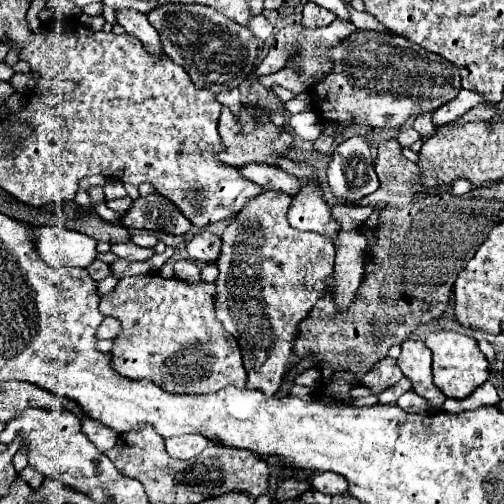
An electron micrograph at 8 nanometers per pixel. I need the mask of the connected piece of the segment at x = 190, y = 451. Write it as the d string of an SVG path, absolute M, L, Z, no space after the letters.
M184 434L176 438L166 438L166 450L172 458L188 460L198 456L208 446L208 440L202 434Z

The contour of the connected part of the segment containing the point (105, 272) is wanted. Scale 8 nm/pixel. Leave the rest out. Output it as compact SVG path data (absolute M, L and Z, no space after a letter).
M96 259L90 266L88 266L87 270L90 276L96 281L112 275L109 265L99 259Z

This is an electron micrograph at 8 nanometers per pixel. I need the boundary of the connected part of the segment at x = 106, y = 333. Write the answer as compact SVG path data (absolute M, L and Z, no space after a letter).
M106 318L98 328L98 338L116 338L122 332L122 324L116 318Z

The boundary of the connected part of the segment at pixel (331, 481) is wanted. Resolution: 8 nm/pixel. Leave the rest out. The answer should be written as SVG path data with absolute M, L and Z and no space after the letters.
M320 472L314 478L310 476L310 482L314 482L314 490L326 492L326 494L342 494L348 492L348 480L336 472Z

